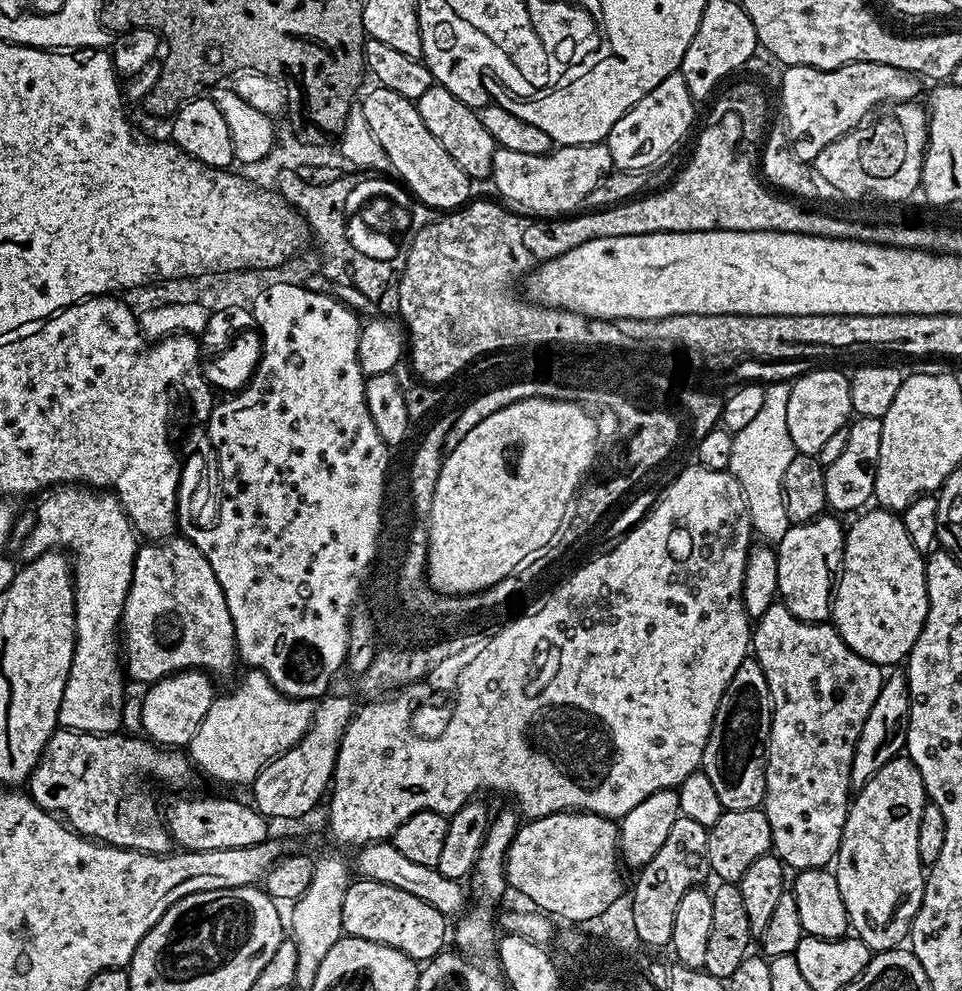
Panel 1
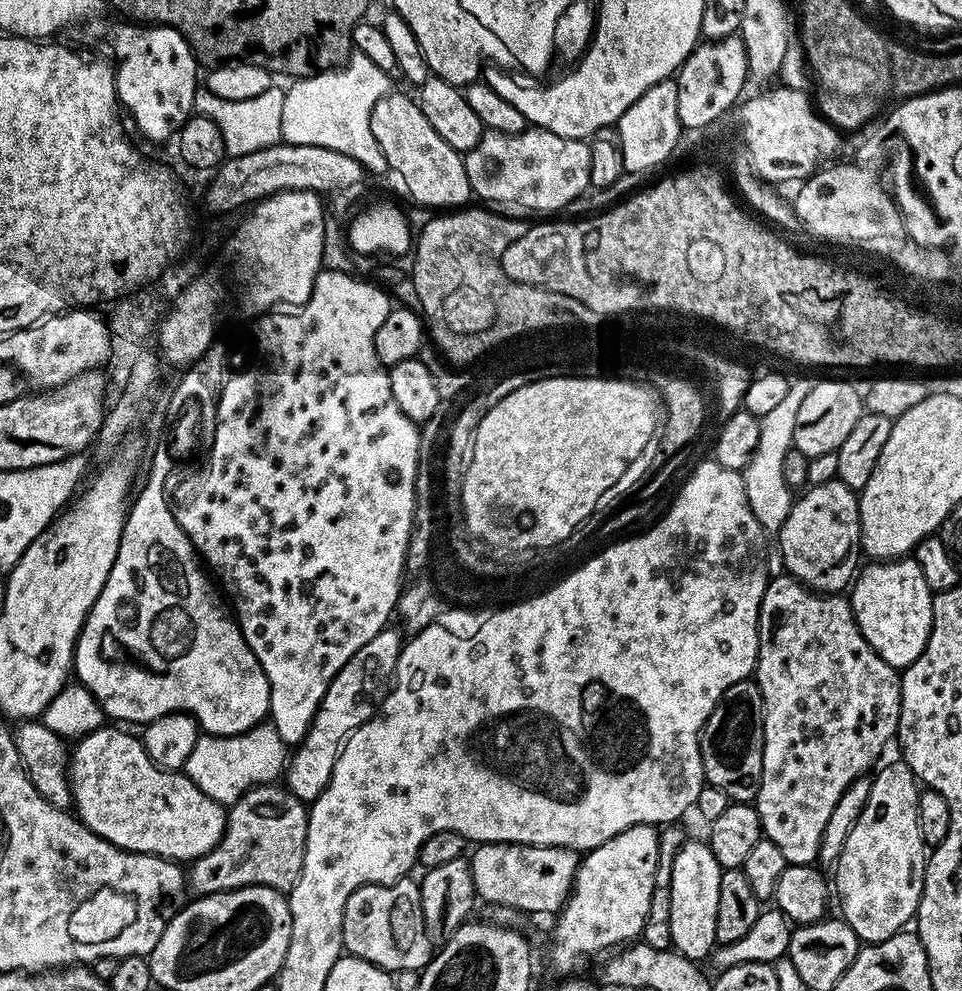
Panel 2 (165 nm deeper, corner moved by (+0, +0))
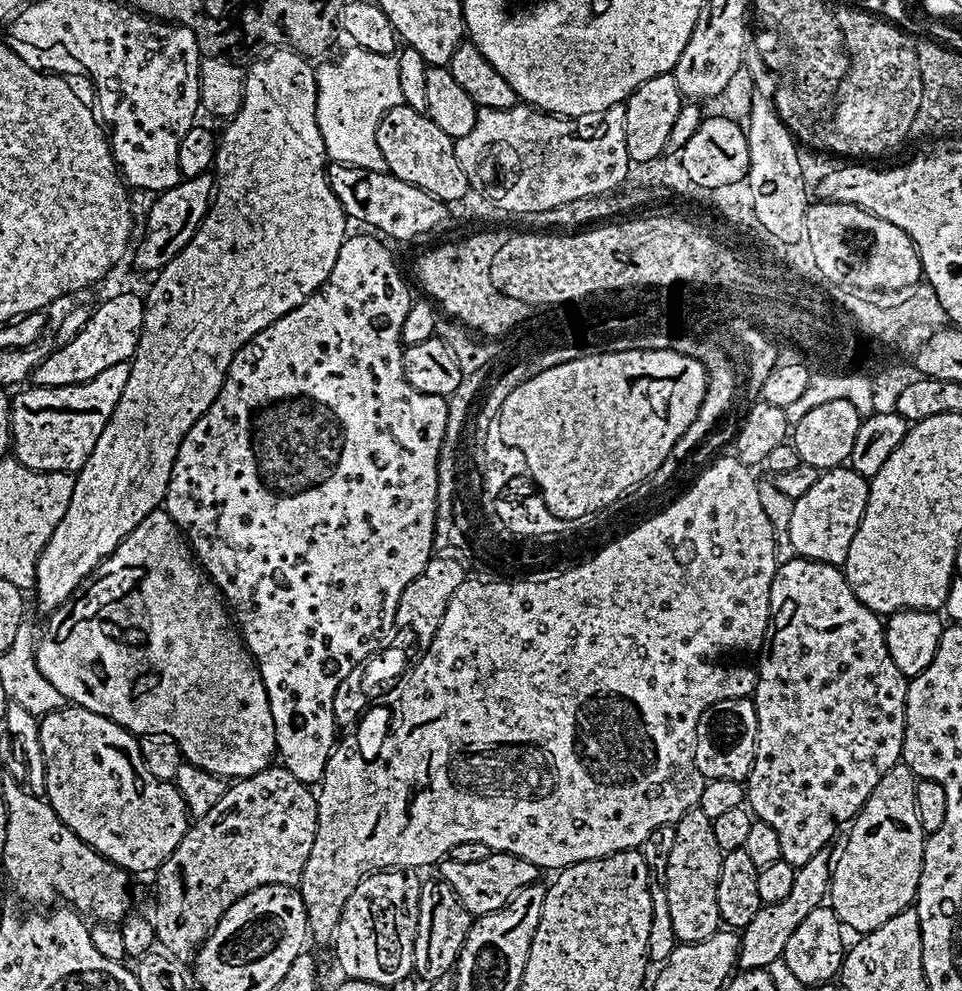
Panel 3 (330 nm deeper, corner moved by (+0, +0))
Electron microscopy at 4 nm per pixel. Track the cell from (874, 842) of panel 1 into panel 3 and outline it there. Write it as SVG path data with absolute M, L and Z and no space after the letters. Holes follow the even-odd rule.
M903 762L886 770L878 786L874 786L870 798L866 798L866 802L851 821L847 829L849 830L848 841L844 844L844 853L831 865L830 907L840 919L841 925L848 930L853 928L856 934L878 930L882 922L890 922L894 914L898 914L915 901L918 882L924 869L926 839L926 833L920 824L916 809L917 779L908 765Z

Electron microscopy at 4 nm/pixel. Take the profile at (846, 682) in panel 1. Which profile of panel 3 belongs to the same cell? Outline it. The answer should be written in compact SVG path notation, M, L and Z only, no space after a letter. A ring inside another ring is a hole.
M803 558L787 560L777 567L774 574L774 582L770 590L770 606L772 607L770 643L766 648L768 656L759 657L756 674L754 703L758 722L758 738L756 739L754 766L746 781L746 804L754 813L755 819L774 826L774 834L778 834L780 843L780 858L797 869L810 861L814 854L832 844L832 835L839 830L840 824L847 825L860 811L866 798L870 798L874 786L878 786L882 774L886 774L886 770L901 763L904 750L904 711L906 710L908 680L900 673L898 666L894 666L890 658L881 617L871 612L859 600L852 587L848 585L843 571L837 565L823 564L817 560Z

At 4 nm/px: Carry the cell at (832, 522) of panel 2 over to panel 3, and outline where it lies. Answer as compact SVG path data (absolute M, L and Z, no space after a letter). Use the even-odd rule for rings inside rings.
M850 466L821 471L818 482L794 500L794 514L790 514L790 542L797 557L817 560L823 564L842 566L850 554L850 542L862 522L868 501L869 481Z

